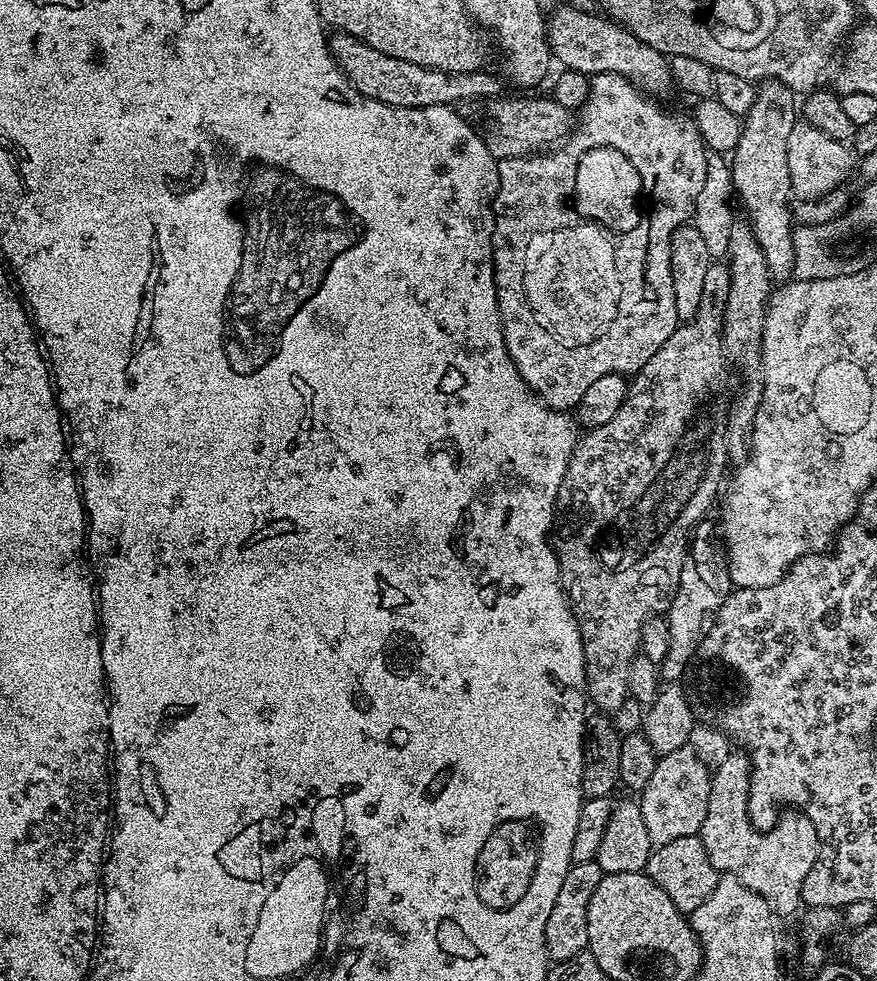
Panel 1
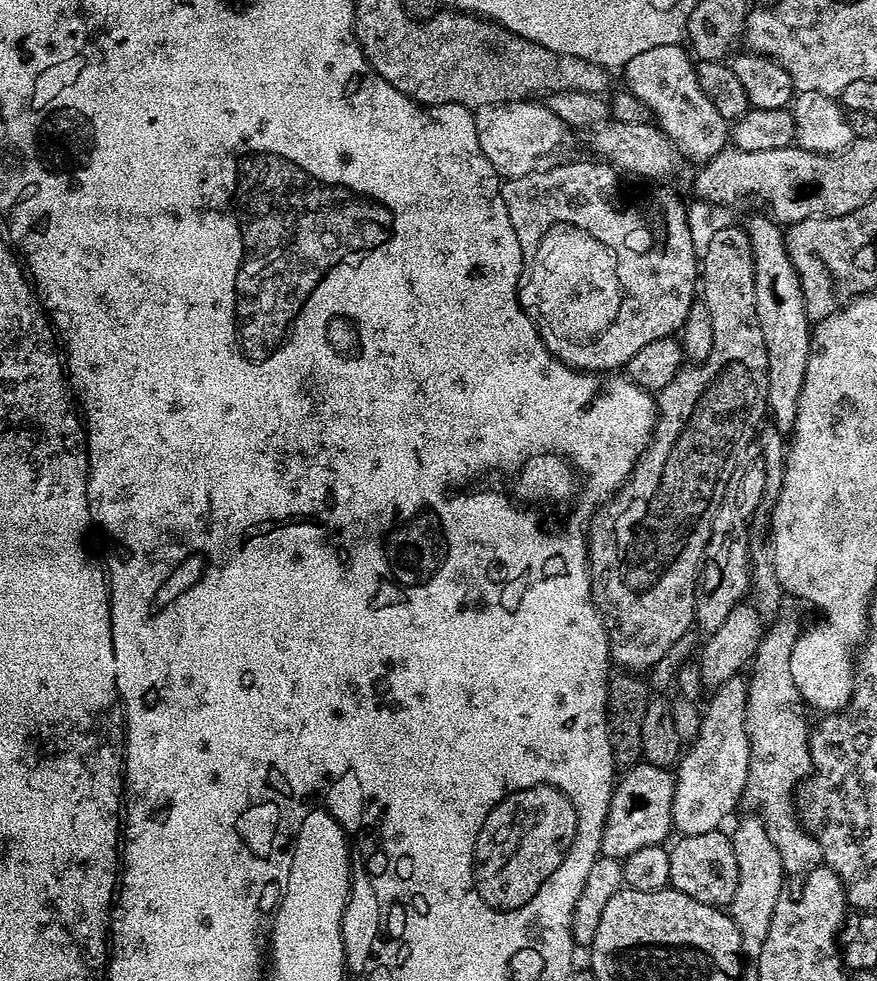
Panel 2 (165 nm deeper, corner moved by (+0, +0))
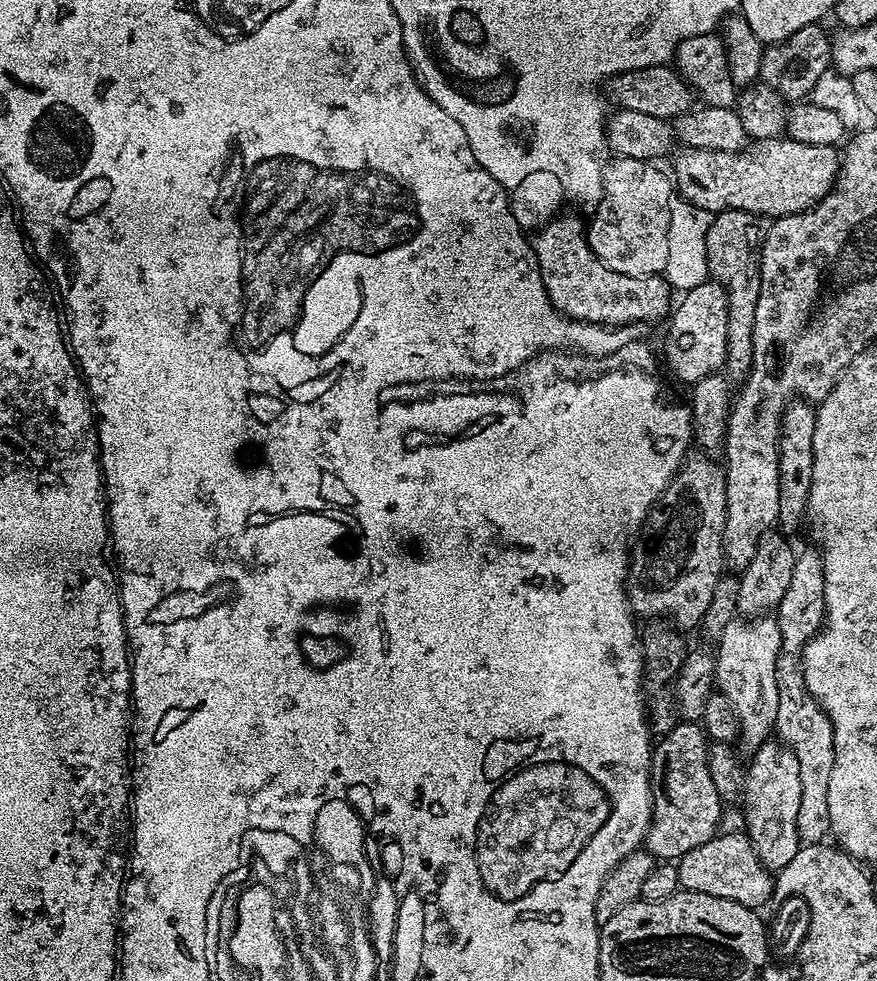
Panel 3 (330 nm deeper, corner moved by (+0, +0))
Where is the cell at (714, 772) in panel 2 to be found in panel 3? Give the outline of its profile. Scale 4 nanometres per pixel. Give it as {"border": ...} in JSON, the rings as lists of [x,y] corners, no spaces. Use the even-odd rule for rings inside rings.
{"border":[[[768,614],[755,618],[732,619],[722,630],[716,645],[715,687],[732,704],[740,727],[739,751],[744,751],[745,754],[754,753],[769,743],[770,737],[776,731],[779,698],[775,672],[776,660],[781,652],[778,622]]]}

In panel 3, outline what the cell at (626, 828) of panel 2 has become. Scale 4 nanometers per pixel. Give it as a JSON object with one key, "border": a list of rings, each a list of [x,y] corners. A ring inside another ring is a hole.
{"border":[[[680,722],[652,750],[652,822],[643,847],[660,862],[676,862],[694,846],[710,842],[718,834],[722,801],[710,778],[708,746],[703,727],[696,722]],[[677,727],[677,728],[676,728]],[[676,728],[676,729],[675,729]],[[673,731],[673,732],[672,732]],[[672,732],[672,733],[671,733]],[[660,768],[660,772],[659,772]]]}

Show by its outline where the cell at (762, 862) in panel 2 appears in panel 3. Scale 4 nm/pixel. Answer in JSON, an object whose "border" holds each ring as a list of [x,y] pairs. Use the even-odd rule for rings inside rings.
{"border":[[[769,742],[751,753],[749,760],[752,761],[747,761],[746,764],[742,797],[743,808],[745,807],[743,827],[762,866],[775,874],[786,866],[786,862],[790,862],[790,858],[794,858],[794,854],[802,846],[797,828],[798,806],[802,802],[798,758],[783,744]]]}

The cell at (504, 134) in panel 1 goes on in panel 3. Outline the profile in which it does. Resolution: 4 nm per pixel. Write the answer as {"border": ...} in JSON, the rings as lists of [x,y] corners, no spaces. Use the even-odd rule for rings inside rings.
{"border":[[[787,138],[757,140],[739,152],[715,152],[712,149],[685,147],[676,160],[674,188],[679,199],[710,213],[728,209],[743,210],[761,218],[789,216],[813,208],[836,182],[840,170],[841,153],[833,146],[810,146],[806,142],[794,142]]]}

